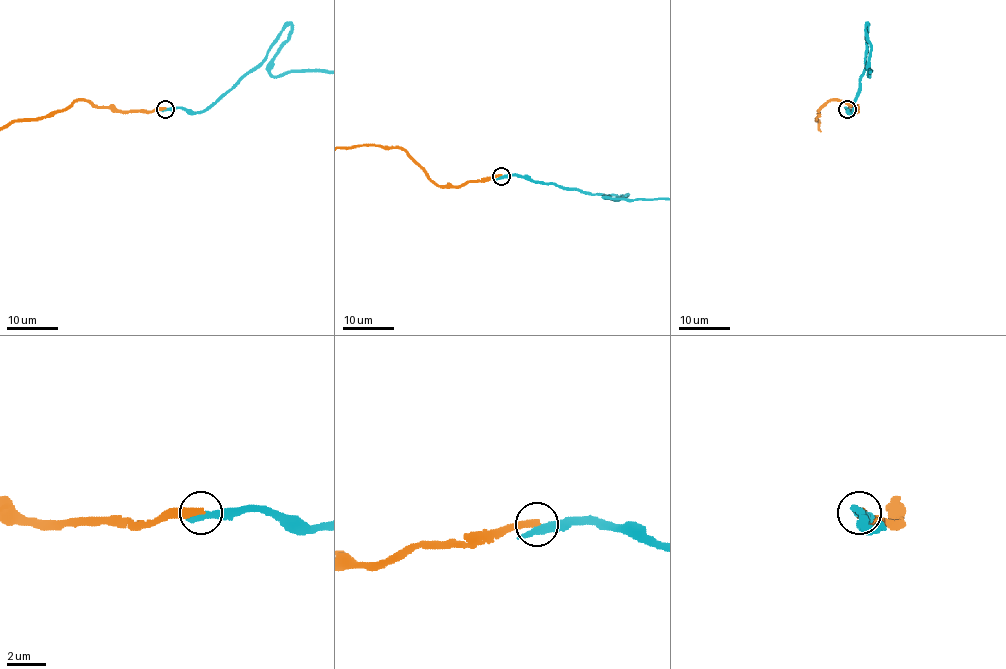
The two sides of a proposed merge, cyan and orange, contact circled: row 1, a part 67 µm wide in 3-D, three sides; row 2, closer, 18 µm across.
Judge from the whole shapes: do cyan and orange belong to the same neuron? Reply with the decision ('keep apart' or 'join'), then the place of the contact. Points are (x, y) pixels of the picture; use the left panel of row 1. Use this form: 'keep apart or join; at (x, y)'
keep apart; at (165, 109)

